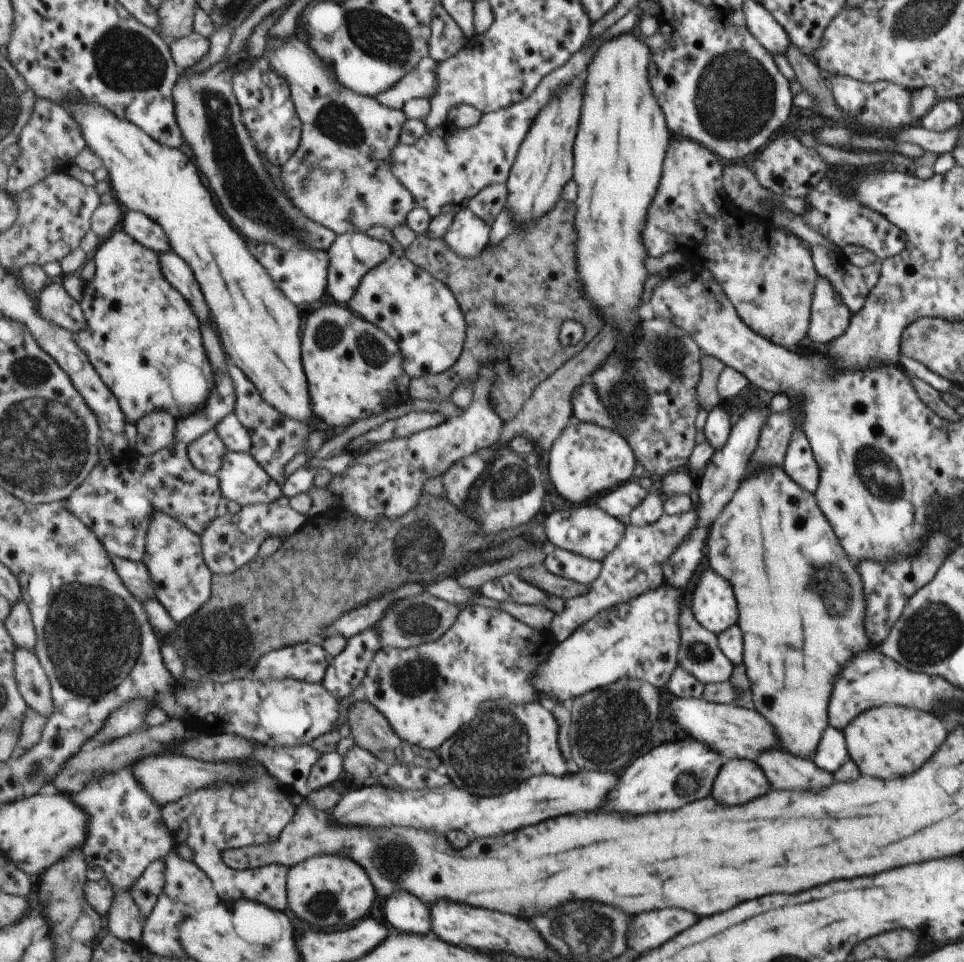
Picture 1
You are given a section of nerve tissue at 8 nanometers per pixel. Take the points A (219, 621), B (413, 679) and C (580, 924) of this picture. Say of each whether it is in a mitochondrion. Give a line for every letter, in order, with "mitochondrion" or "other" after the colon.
A: mitochondrion
B: mitochondrion
C: mitochondrion

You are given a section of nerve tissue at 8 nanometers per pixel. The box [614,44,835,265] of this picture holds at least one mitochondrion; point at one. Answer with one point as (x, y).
(736, 81)

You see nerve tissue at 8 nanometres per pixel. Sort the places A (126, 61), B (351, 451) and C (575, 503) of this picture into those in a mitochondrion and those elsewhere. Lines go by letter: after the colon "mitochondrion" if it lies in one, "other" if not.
A: mitochondrion
B: other
C: other

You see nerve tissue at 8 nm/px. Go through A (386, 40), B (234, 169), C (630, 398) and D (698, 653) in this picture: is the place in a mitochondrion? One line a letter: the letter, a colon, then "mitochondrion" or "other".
A: mitochondrion
B: mitochondrion
C: mitochondrion
D: mitochondrion

